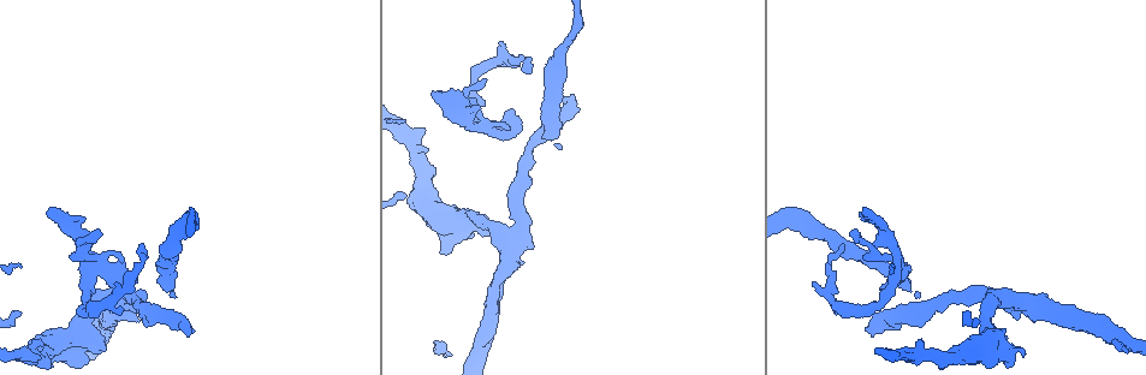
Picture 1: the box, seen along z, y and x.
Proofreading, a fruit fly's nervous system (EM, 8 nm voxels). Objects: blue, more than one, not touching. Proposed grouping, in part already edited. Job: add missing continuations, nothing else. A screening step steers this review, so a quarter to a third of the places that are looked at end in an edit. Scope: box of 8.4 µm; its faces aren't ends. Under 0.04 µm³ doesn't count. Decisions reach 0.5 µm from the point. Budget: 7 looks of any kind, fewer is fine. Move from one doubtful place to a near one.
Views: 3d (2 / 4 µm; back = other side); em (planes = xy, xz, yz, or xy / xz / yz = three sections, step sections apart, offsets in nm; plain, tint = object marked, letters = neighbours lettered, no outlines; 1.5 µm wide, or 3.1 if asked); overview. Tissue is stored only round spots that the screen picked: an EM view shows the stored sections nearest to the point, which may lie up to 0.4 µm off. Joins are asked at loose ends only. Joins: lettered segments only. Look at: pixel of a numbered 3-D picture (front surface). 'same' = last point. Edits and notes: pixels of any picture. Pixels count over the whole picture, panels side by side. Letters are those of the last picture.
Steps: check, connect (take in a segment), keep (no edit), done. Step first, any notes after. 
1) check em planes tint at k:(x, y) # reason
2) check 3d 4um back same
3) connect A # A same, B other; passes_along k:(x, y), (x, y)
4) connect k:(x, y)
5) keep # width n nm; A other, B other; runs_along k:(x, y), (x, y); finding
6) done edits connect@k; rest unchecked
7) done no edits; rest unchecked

check em planes letters at 1:(1022, 355) # branch stops here

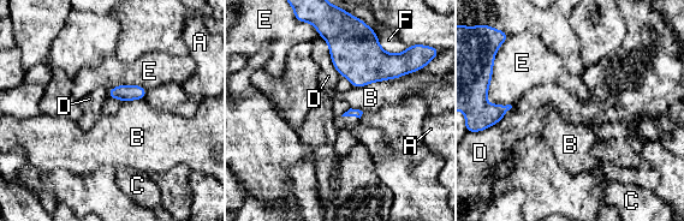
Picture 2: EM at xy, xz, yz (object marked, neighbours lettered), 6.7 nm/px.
keep # A other, B other, C other, D other, E other, F other; border 2:(417, 70), (354, 88); no lettered segment goes on from it

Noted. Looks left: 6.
check em xy step 4 tint at 1:(47, 212) # branch stops here

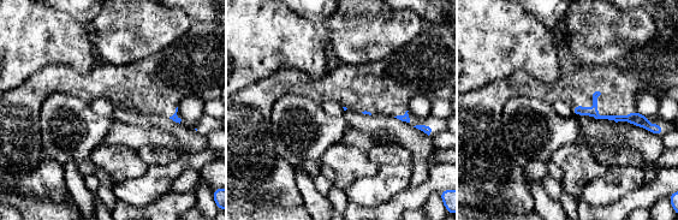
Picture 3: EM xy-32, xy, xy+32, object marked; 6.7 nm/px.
check em planes letters same # cut it another way

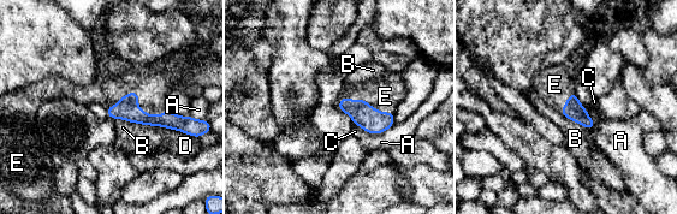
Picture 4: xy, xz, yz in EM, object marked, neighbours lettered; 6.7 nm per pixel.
connect E # longest_contact E 420 nm; A other, B other, C other, D other, E same; it goes on there

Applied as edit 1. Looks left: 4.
check em yz step 8 letters at 1:(508, 111) # branch stops here

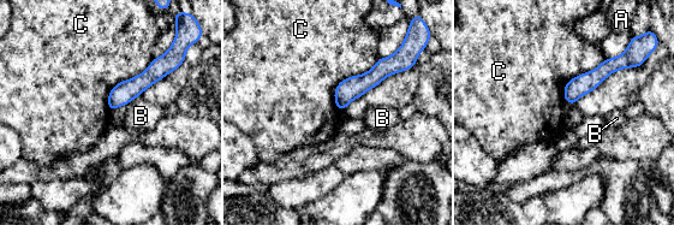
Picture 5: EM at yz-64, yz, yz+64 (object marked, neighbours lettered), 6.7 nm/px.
check em planes letters same # cut it another way

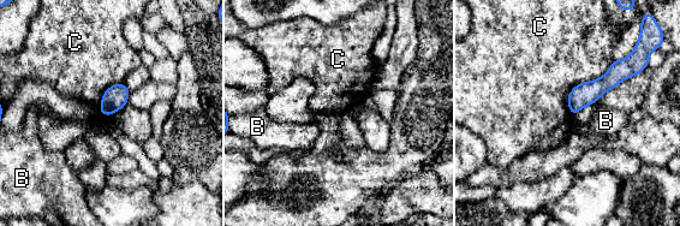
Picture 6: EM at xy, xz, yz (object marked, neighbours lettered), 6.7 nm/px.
keep # width 160 nm; B other, C other; runs_along 6:(631, 64), (590, 91), (573, 111); none of them fits

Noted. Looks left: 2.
done edits connect@4; rest unchecked

